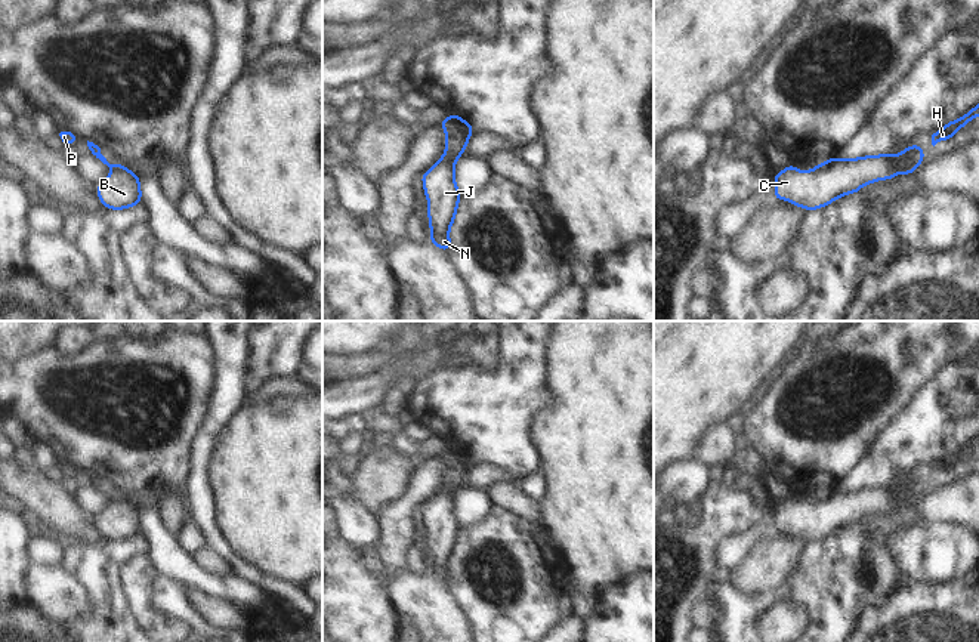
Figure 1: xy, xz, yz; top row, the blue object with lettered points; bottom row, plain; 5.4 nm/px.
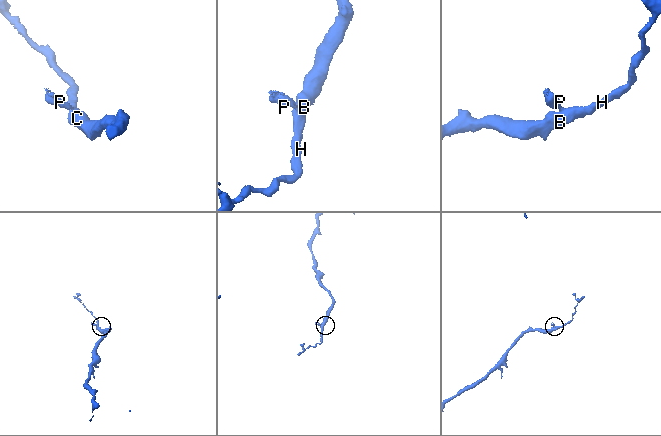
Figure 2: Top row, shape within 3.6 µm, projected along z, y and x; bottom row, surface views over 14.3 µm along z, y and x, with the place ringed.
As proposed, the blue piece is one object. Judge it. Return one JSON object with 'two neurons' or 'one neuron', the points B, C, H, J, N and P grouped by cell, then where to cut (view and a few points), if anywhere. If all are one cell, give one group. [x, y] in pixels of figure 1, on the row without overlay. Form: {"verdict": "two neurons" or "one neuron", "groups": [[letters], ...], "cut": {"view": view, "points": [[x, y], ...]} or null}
{"verdict": "two neurons", "groups": [["B", "C", "H", "J", "N"], ["P"]], "cut": {"view": "xy", "points": [[124, 497], [111, 503]]}}

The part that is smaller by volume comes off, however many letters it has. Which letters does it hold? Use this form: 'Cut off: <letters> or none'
Cut off: P

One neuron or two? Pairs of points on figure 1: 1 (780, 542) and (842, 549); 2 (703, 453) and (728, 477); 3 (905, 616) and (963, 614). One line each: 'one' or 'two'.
1: two
2: two
3: one

